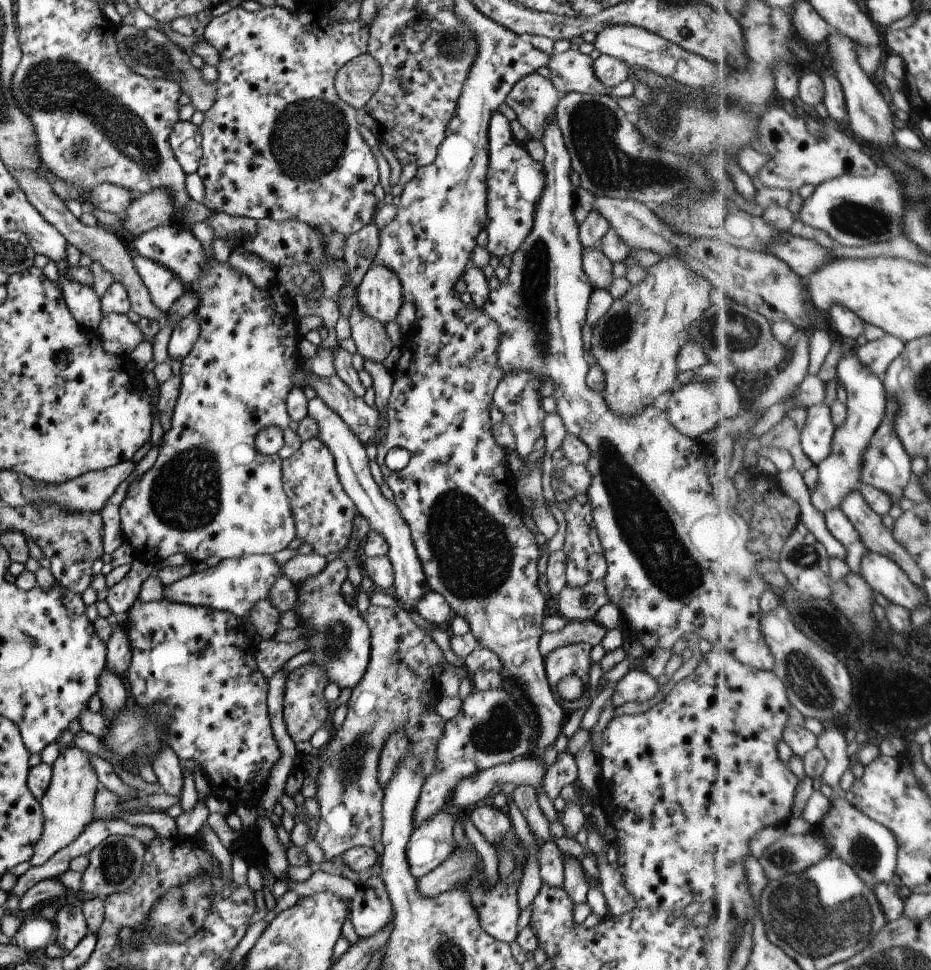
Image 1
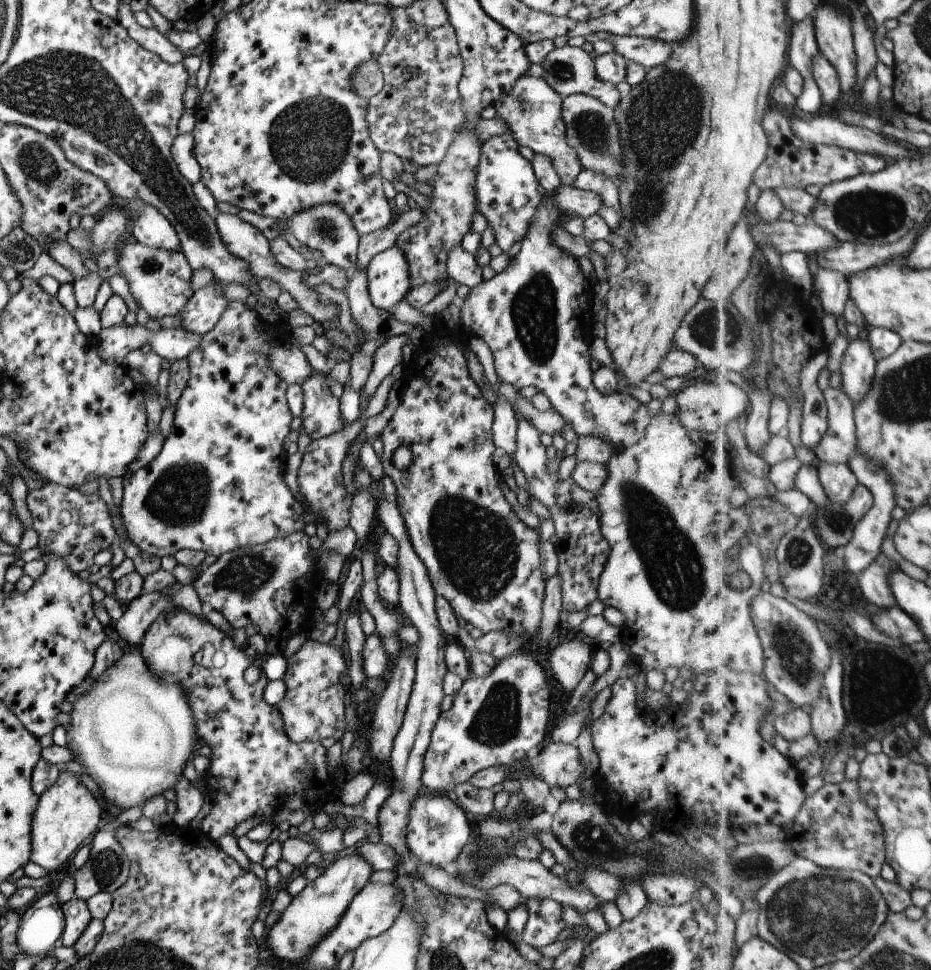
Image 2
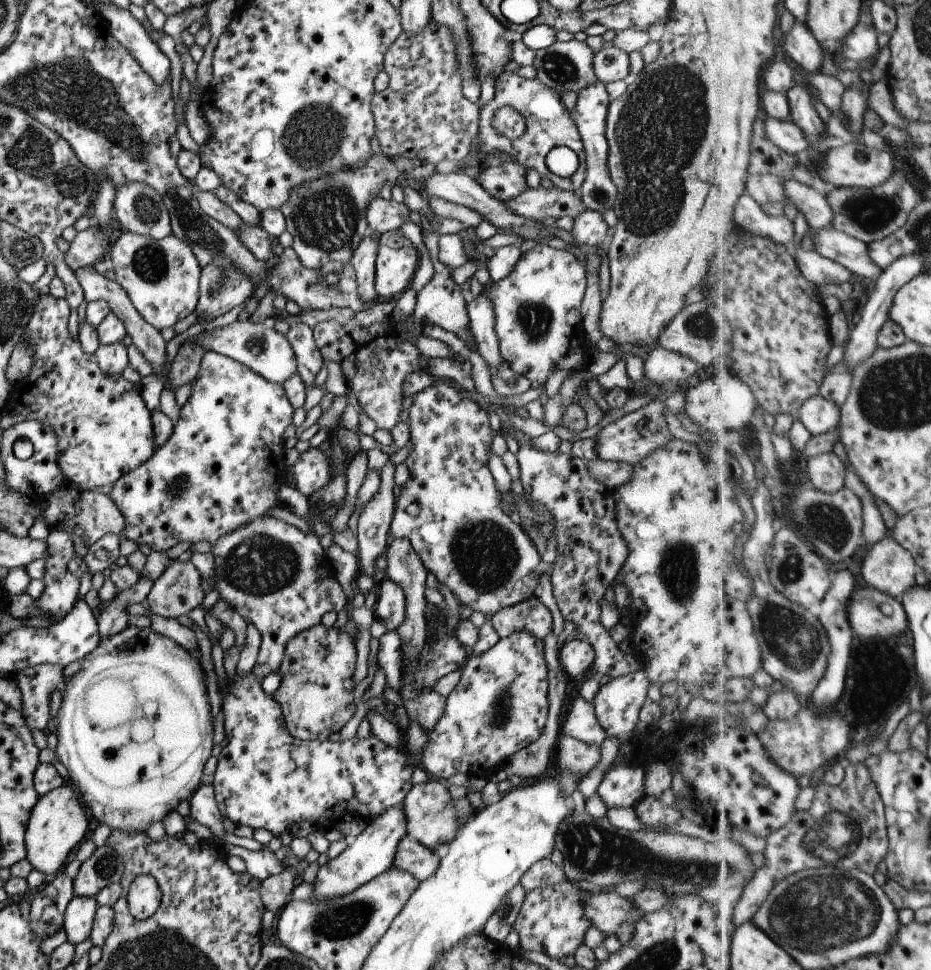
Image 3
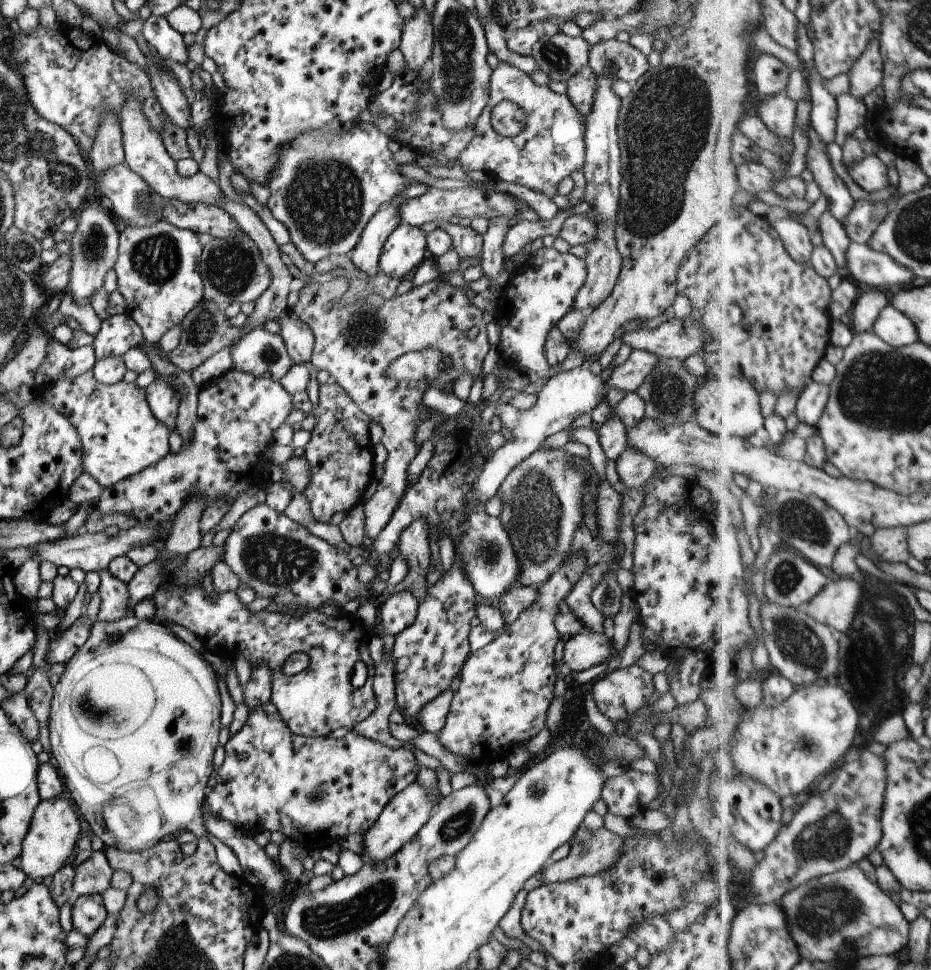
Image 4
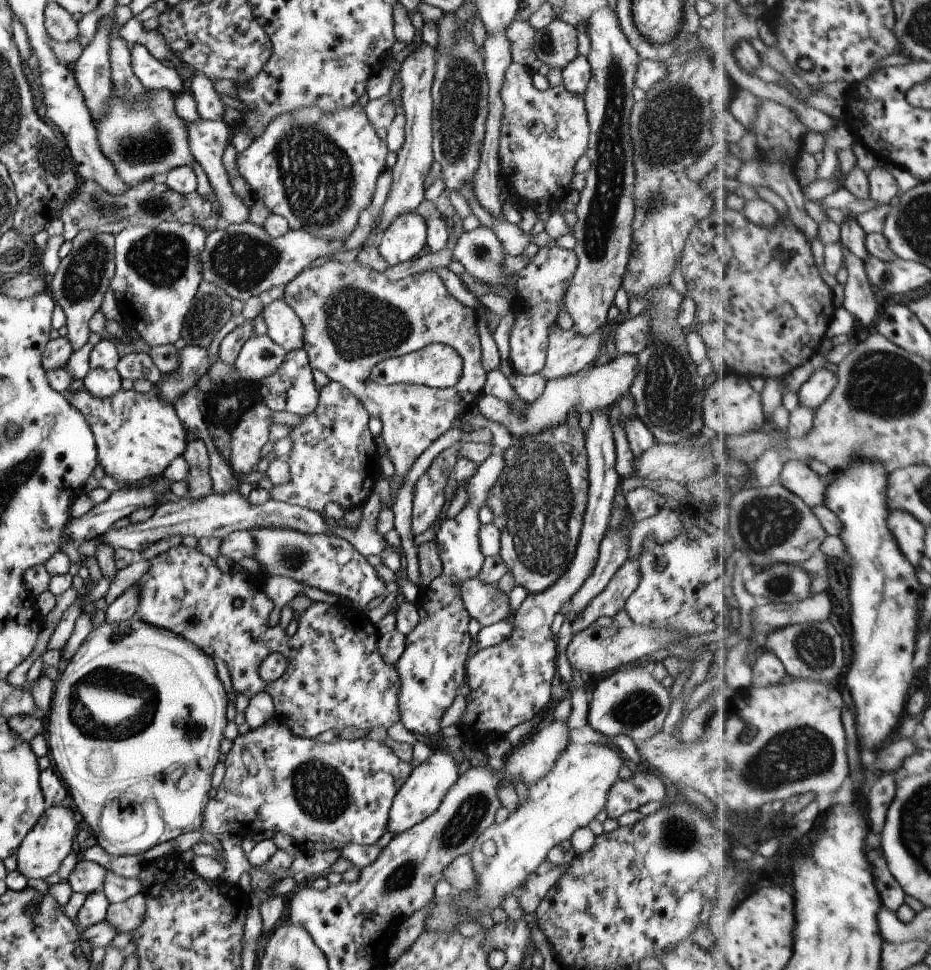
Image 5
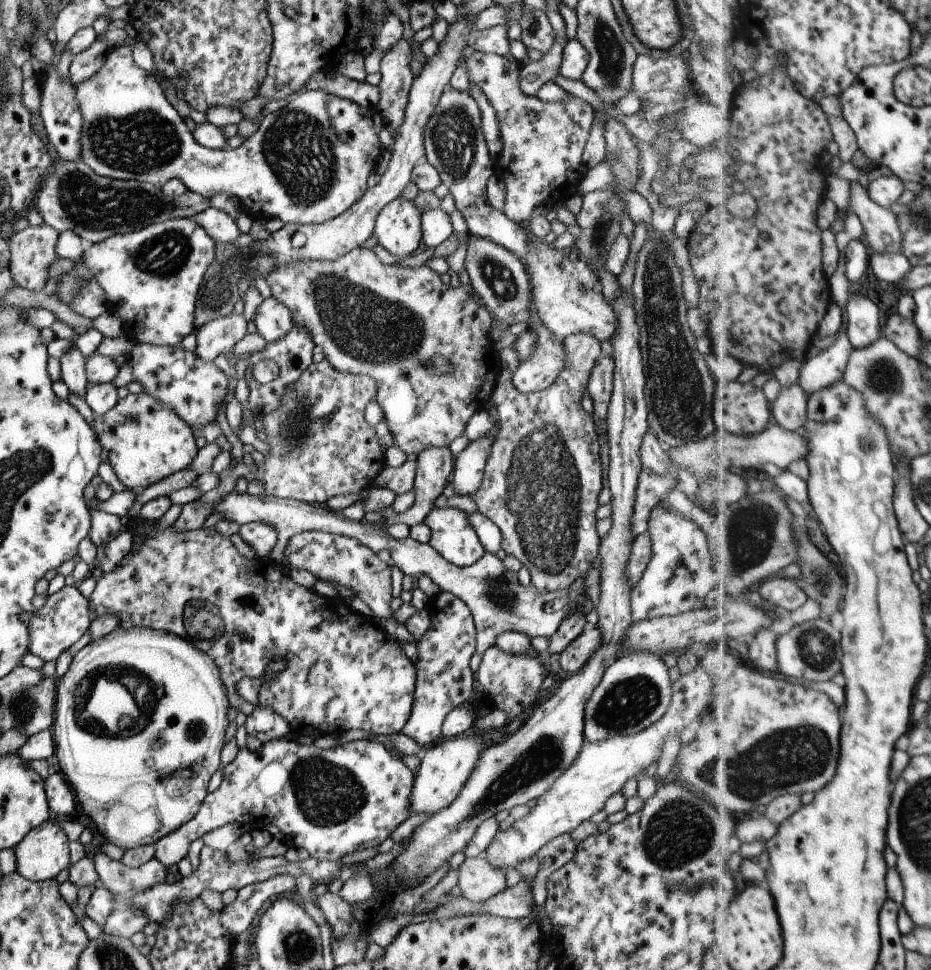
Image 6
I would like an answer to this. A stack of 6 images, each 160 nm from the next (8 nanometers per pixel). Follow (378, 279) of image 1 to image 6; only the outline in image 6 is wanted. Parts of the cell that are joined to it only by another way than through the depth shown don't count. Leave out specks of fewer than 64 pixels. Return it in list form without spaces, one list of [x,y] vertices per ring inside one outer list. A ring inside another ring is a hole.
[[[407,198],[387,202],[375,216],[372,235],[393,256],[410,256],[421,241],[421,212]]]

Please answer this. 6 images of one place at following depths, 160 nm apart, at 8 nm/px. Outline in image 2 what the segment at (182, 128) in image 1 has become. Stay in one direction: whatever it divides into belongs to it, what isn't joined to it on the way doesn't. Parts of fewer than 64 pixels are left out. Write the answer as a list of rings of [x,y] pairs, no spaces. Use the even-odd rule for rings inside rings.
[[[190,132],[177,133],[170,146],[170,155],[179,174],[189,184],[200,180],[200,168],[194,157],[192,134]]]

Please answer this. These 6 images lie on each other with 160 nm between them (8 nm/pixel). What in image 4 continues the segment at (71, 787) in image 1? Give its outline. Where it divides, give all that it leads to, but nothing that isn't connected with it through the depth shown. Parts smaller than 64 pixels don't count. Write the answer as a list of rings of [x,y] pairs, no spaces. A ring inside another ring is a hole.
[[[57,797],[39,802],[31,816],[19,854],[20,870],[27,879],[44,879],[46,876],[52,876],[71,860],[76,852],[75,847],[81,832],[79,819],[76,808],[69,799]]]

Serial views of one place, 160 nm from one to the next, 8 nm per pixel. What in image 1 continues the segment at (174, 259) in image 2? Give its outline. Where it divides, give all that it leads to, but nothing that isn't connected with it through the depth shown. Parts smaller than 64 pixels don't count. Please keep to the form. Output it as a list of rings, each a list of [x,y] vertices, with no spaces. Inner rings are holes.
[[[140,257],[132,258],[133,266],[147,289],[150,301],[164,313],[184,293],[180,280],[163,265]]]

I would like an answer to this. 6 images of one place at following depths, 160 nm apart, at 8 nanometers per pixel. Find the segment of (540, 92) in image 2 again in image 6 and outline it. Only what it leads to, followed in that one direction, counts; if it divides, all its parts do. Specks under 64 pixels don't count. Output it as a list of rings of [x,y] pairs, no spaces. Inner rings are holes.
[[[468,51],[465,61],[467,81],[483,92],[499,124],[501,151],[496,163],[492,163],[492,174],[494,170],[503,170],[502,214],[521,224],[538,206],[563,204],[578,191],[583,175],[581,154],[593,122],[591,106],[571,94],[561,102],[542,102],[535,95],[525,96],[519,90],[520,64],[504,56]]]

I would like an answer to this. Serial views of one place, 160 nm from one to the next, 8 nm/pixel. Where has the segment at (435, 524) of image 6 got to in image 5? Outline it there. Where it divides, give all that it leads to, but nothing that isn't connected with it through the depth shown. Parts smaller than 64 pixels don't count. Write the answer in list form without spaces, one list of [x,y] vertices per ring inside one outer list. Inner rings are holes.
[[[494,449],[465,486],[467,502],[454,518],[443,519],[435,530],[433,540],[441,562],[441,574],[419,594],[414,602],[417,610],[417,626],[405,636],[405,648],[394,663],[399,676],[399,716],[401,725],[411,734],[431,736],[437,734],[439,718],[455,700],[457,688],[465,682],[465,662],[471,639],[467,633],[470,617],[465,611],[457,584],[467,578],[477,577],[484,562],[477,539],[480,528],[477,513],[484,506],[489,488],[495,484],[503,468],[503,451]]]

